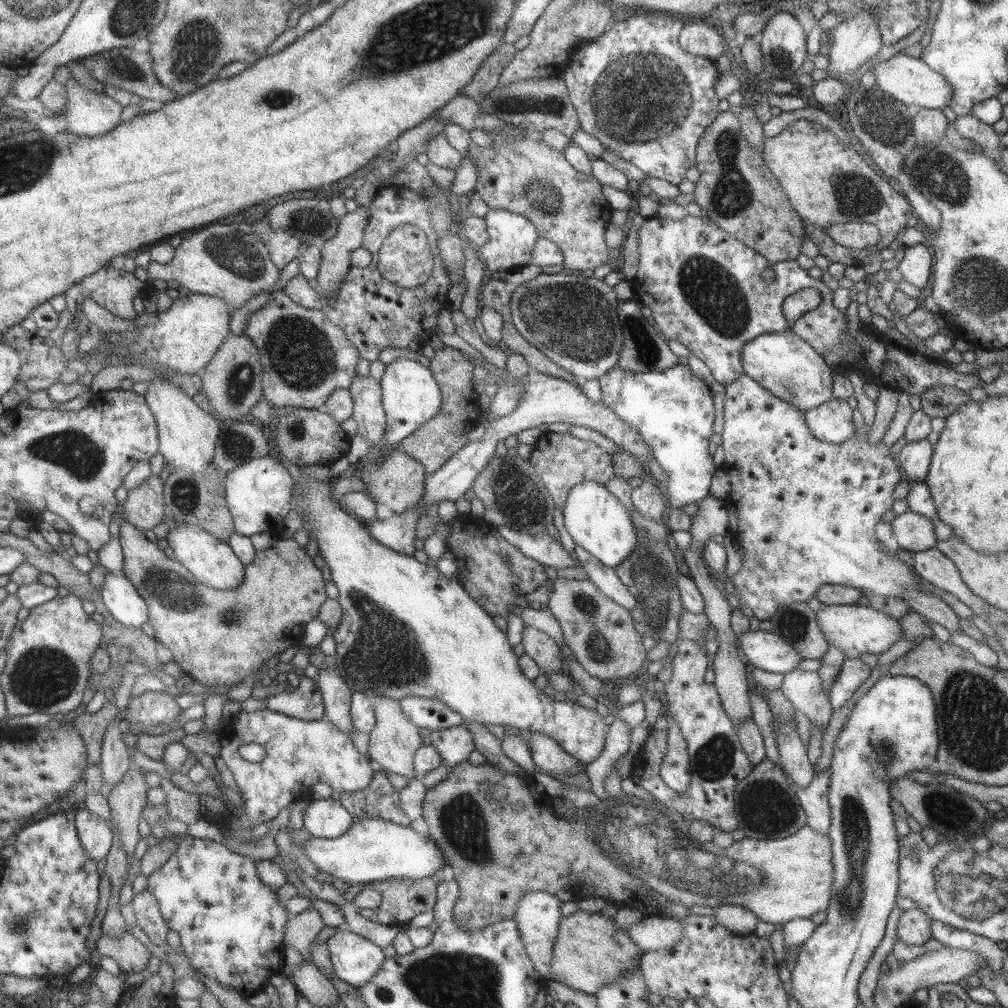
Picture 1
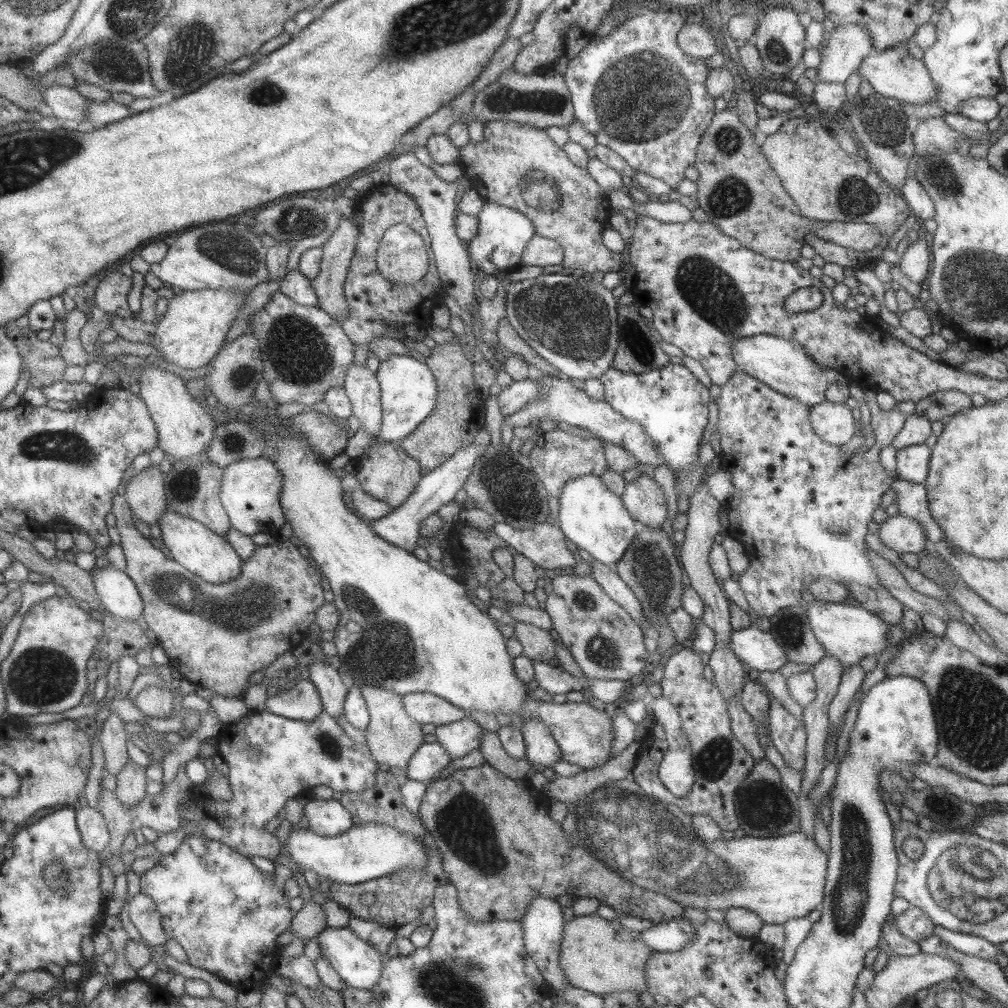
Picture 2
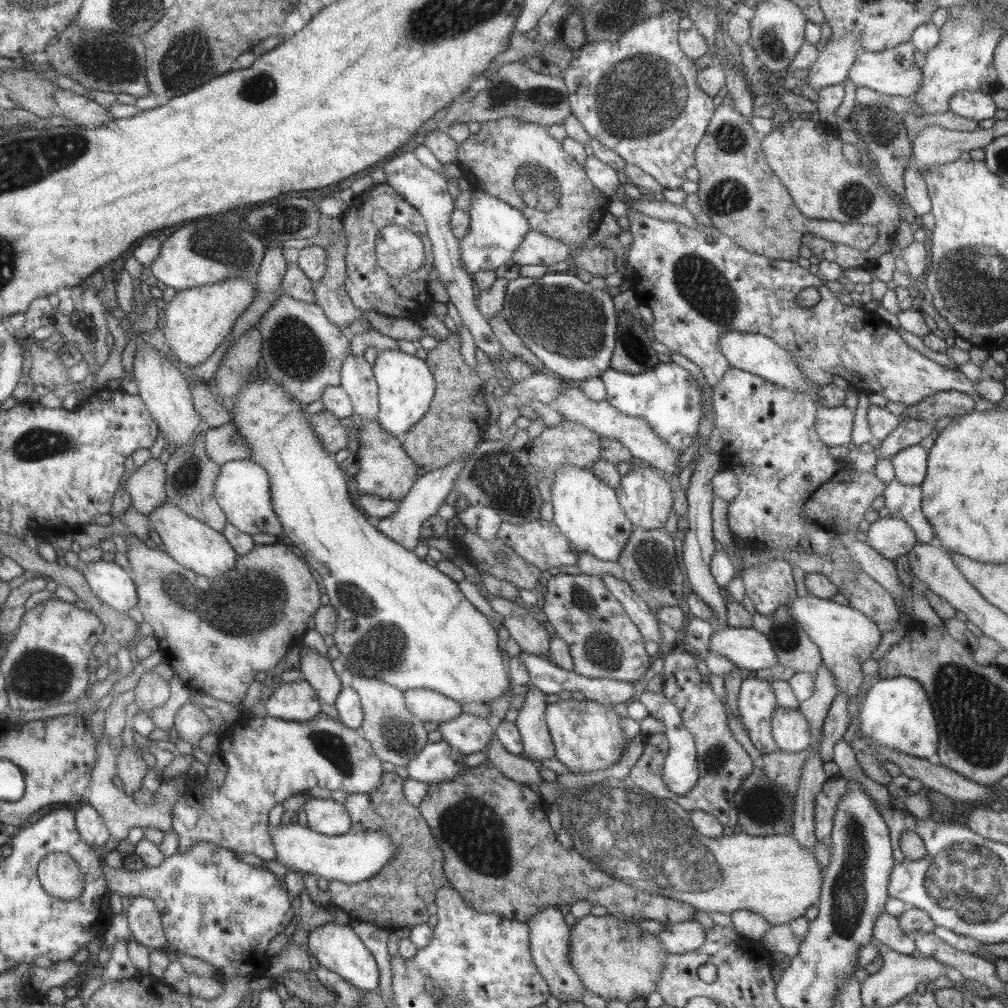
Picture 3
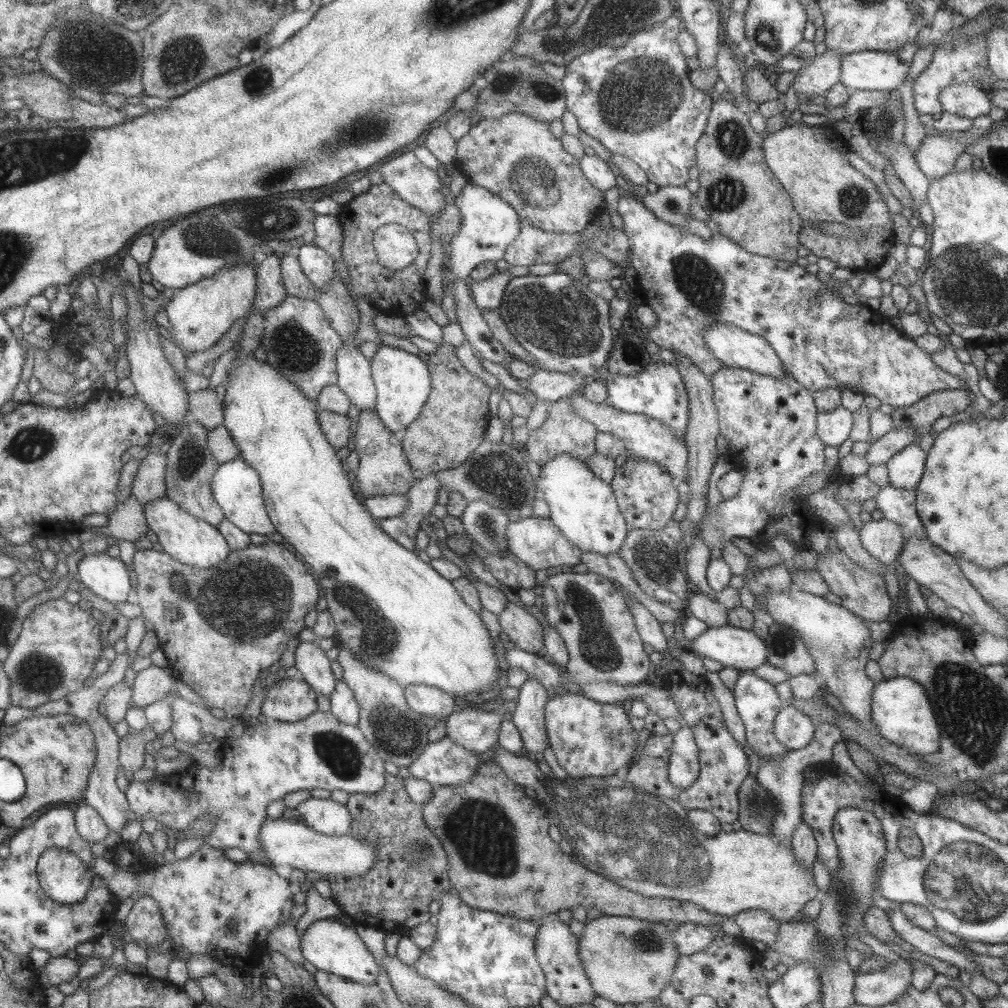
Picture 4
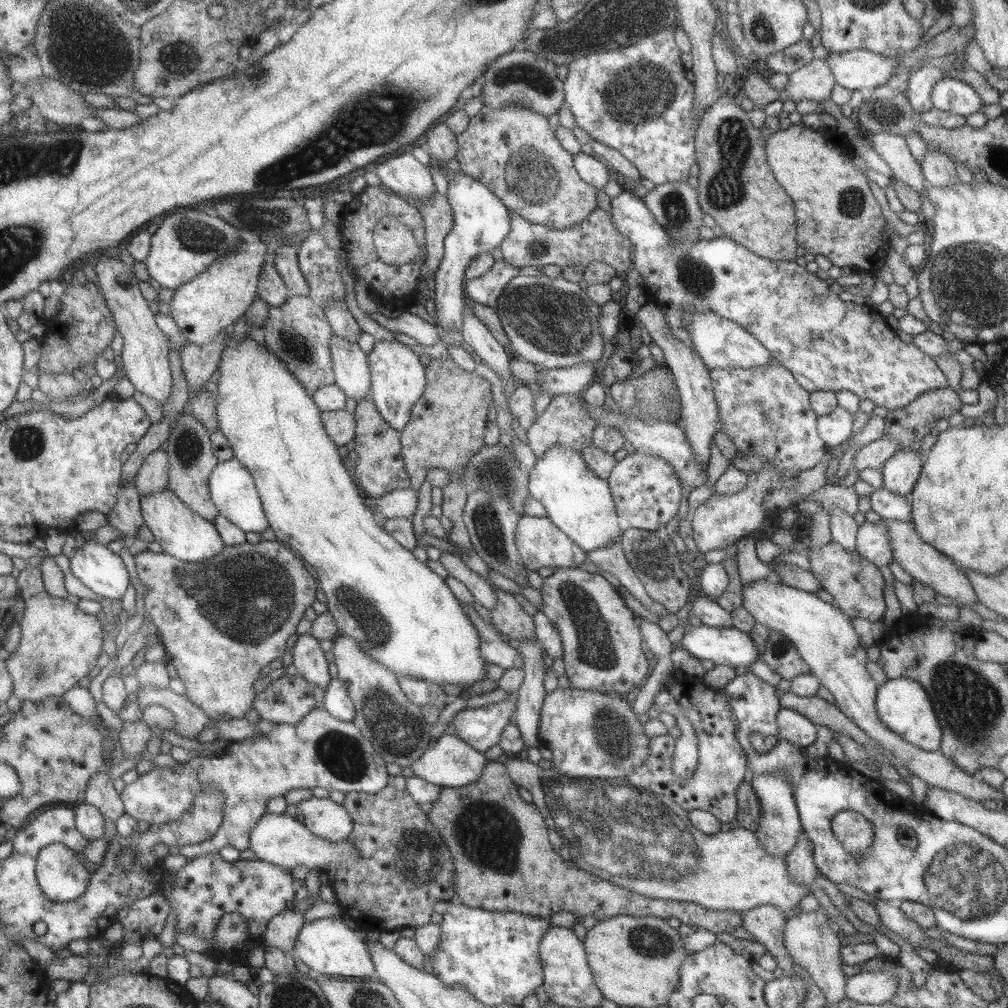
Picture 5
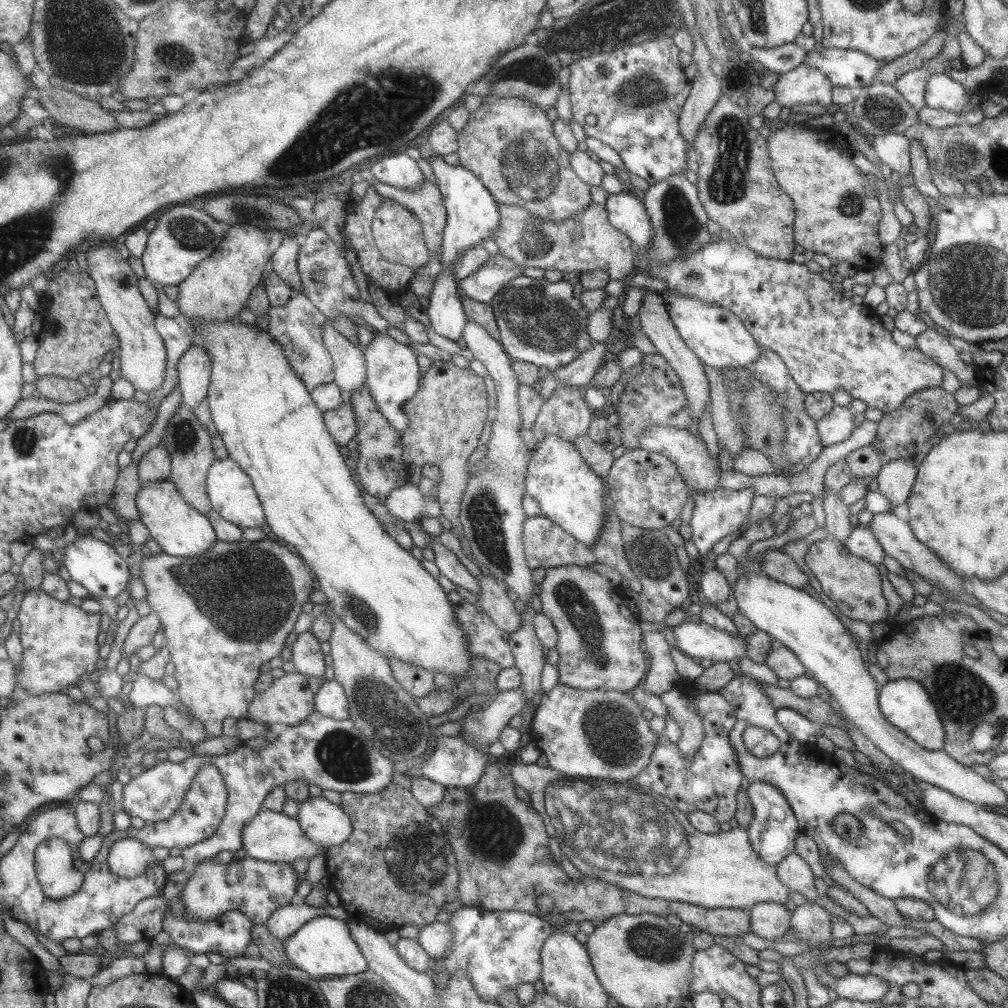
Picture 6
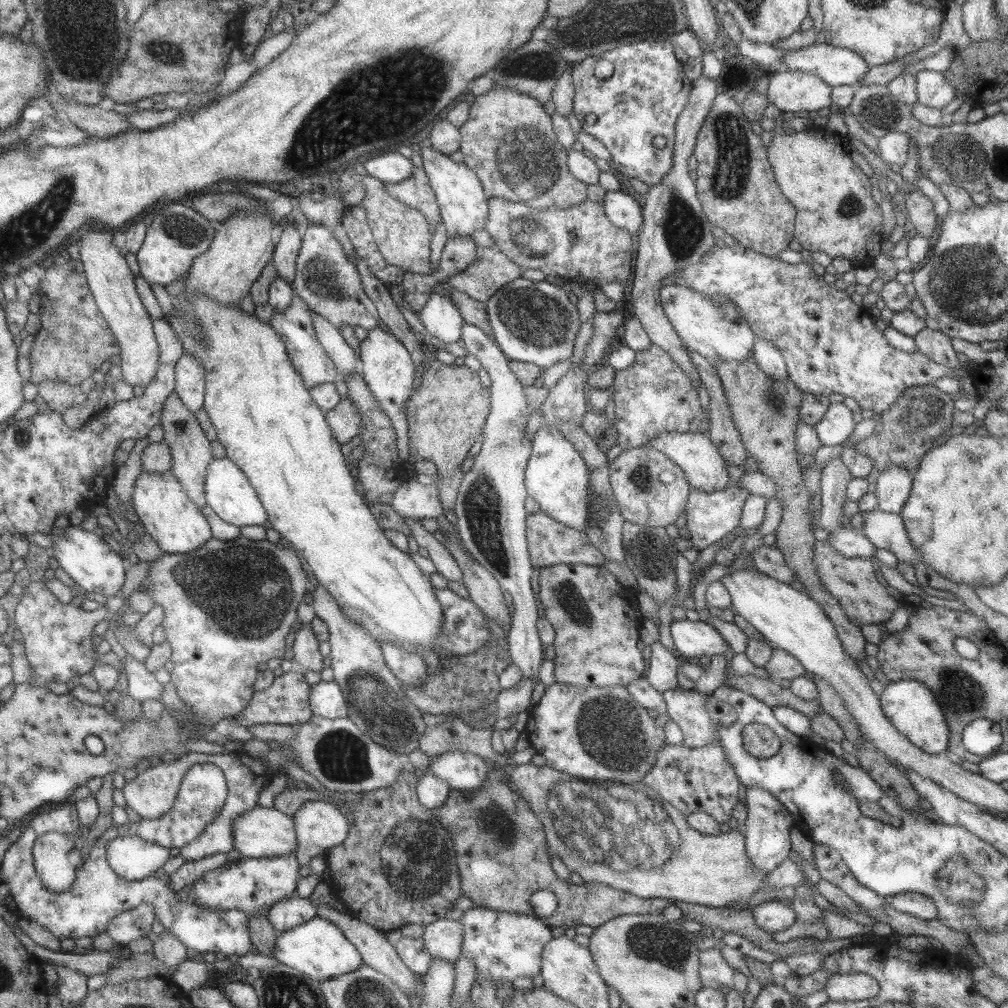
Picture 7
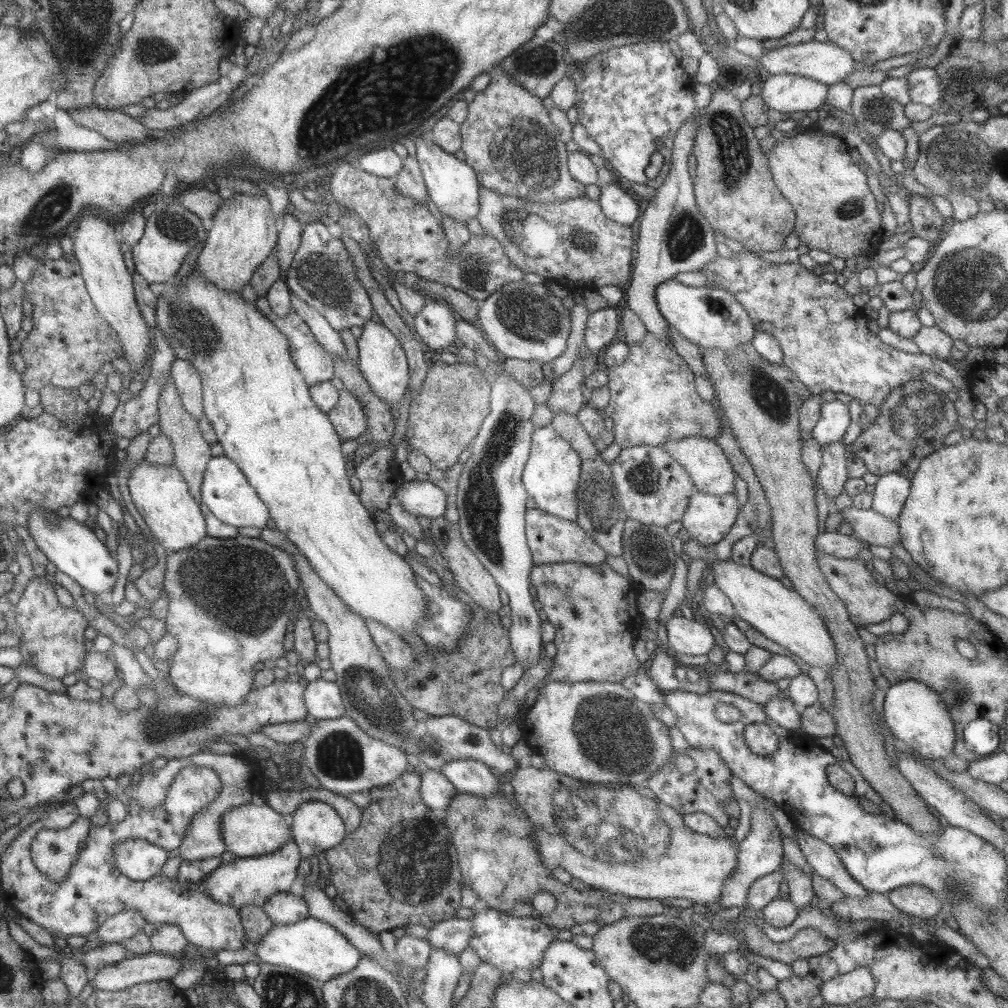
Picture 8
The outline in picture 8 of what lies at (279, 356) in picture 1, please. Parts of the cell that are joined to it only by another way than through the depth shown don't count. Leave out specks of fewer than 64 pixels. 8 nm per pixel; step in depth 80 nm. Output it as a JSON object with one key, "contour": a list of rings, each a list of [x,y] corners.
{"contour":[[[290,310],[283,318],[273,316],[270,321],[287,338],[291,360],[307,386],[334,378],[332,356],[316,342],[309,327],[294,310]]]}

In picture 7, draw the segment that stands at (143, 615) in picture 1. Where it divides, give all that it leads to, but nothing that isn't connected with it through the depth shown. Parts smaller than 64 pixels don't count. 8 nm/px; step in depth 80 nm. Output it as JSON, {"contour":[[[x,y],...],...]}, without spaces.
{"contour":[[[69,523],[63,529],[63,535],[52,535],[52,541],[52,545],[48,548],[53,558],[67,573],[67,576],[70,576],[81,588],[81,591],[103,594],[108,598],[118,594],[127,567],[123,566],[123,559],[115,551],[109,549],[109,545],[93,530],[87,531],[79,525]]]}

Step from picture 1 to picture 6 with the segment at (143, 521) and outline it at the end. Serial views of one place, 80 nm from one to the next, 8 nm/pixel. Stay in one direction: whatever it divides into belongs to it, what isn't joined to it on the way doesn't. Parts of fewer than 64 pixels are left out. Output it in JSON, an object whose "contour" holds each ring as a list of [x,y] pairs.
{"contour":[[[163,444],[145,451],[137,466],[140,484],[153,484],[170,477],[170,457]]]}

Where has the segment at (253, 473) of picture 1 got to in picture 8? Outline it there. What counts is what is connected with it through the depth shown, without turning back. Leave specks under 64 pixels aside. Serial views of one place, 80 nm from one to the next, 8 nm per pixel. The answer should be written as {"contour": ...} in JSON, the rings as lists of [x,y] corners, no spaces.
{"contour":[[[225,456],[211,457],[205,466],[200,486],[201,502],[213,516],[223,524],[237,528],[266,528],[270,516],[263,501],[256,495],[253,487],[247,483],[241,470]]]}

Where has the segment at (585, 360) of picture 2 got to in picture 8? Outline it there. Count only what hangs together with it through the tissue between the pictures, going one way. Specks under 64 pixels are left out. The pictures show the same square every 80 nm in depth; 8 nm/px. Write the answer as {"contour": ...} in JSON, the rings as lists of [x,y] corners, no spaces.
{"contour":[[[523,280],[504,284],[492,292],[478,306],[476,312],[479,330],[484,338],[493,345],[493,349],[504,357],[525,360],[532,365],[551,363],[566,350],[566,340],[570,333],[569,311],[562,305],[562,300],[546,291],[542,284],[529,284]]]}

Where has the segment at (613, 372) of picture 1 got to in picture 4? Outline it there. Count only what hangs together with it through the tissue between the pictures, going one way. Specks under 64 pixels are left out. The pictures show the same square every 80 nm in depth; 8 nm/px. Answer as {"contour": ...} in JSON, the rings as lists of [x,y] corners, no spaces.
{"contour":[[[651,363],[635,376],[609,375],[604,370],[600,373],[606,386],[607,399],[612,408],[621,412],[639,413],[659,420],[667,425],[672,433],[684,444],[688,410],[687,391],[674,364]]]}

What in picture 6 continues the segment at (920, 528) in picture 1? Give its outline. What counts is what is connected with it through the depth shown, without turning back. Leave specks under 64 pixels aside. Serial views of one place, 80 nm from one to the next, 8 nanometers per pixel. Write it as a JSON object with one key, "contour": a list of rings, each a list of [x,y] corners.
{"contour":[[[856,526],[840,542],[849,554],[878,565],[882,562],[884,550],[879,546],[878,540],[871,534],[870,528],[866,526]]]}

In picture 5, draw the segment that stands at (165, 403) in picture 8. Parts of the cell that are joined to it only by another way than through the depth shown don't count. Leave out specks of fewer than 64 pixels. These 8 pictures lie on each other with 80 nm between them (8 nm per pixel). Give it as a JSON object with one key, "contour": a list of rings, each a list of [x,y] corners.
{"contour":[[[190,413],[177,416],[169,431],[166,447],[169,464],[167,488],[193,512],[212,522],[218,511],[211,502],[207,480],[218,461],[210,445],[210,432]]]}

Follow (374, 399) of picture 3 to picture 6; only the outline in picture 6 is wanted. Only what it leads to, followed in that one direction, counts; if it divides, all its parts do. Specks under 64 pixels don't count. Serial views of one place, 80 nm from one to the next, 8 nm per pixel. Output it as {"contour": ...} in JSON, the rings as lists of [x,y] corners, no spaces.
{"contour":[[[326,321],[321,332],[323,347],[333,364],[333,383],[345,392],[351,392],[365,386],[365,359],[363,350],[357,347],[333,329]]]}

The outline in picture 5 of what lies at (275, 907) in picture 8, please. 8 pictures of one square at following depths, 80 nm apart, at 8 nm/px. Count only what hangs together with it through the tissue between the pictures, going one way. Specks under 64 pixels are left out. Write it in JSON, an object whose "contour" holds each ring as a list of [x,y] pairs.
{"contour":[[[294,909],[282,910],[269,919],[262,934],[265,946],[290,952],[297,940],[299,929],[303,926],[304,912]]]}

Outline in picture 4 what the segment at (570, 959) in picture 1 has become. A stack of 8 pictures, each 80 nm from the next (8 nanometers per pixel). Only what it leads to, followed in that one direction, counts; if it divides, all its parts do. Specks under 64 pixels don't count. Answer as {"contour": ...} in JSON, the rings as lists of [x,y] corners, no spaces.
{"contour":[[[599,915],[591,921],[586,921],[580,937],[577,937],[577,950],[581,966],[596,996],[606,998],[616,1005],[658,1002],[661,991],[672,977],[672,969],[675,968],[680,955],[675,944],[671,942],[671,935],[671,931],[667,930],[662,922],[651,923],[628,916]]]}

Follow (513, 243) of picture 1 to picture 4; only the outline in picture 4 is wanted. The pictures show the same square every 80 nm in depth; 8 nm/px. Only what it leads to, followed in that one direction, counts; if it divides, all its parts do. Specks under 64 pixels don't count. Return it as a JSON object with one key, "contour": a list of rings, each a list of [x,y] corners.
{"contour":[[[466,181],[453,200],[461,215],[461,222],[457,232],[448,238],[448,253],[446,259],[442,261],[440,307],[447,315],[449,323],[458,323],[456,302],[452,297],[450,280],[454,280],[454,278],[467,279],[468,274],[479,263],[489,261],[495,264],[497,260],[502,258],[508,244],[517,236],[522,223],[510,204],[501,200],[486,188],[477,186],[472,182]]]}

